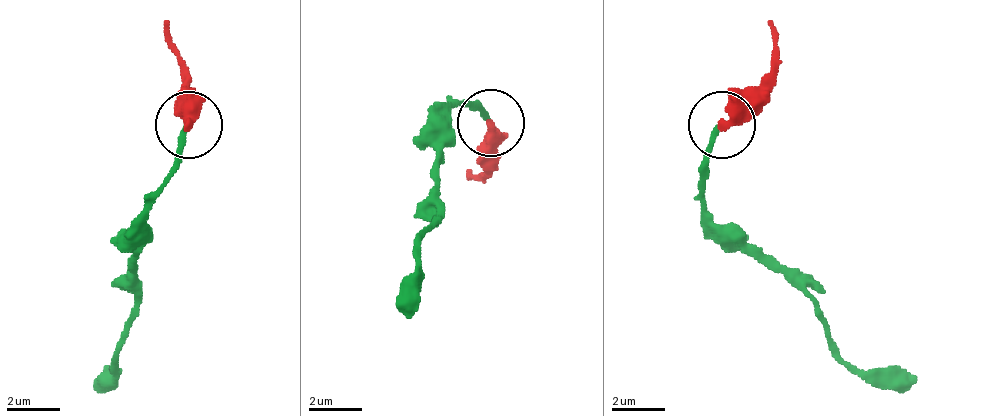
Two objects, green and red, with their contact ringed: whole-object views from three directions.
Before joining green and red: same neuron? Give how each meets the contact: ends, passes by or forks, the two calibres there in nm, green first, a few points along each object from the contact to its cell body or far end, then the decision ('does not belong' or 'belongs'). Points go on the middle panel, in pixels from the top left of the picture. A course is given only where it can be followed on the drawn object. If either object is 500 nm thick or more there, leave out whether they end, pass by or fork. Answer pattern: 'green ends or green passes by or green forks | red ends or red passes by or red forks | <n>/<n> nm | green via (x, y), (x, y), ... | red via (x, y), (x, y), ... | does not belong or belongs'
green ends | red ends | 180/440 nm | green via (492, 121), (452, 108), (439, 215), (418, 255), (418, 295), (405, 315) | red via (492, 121), (492, 161), (479, 175), (465, 168) | belongs

